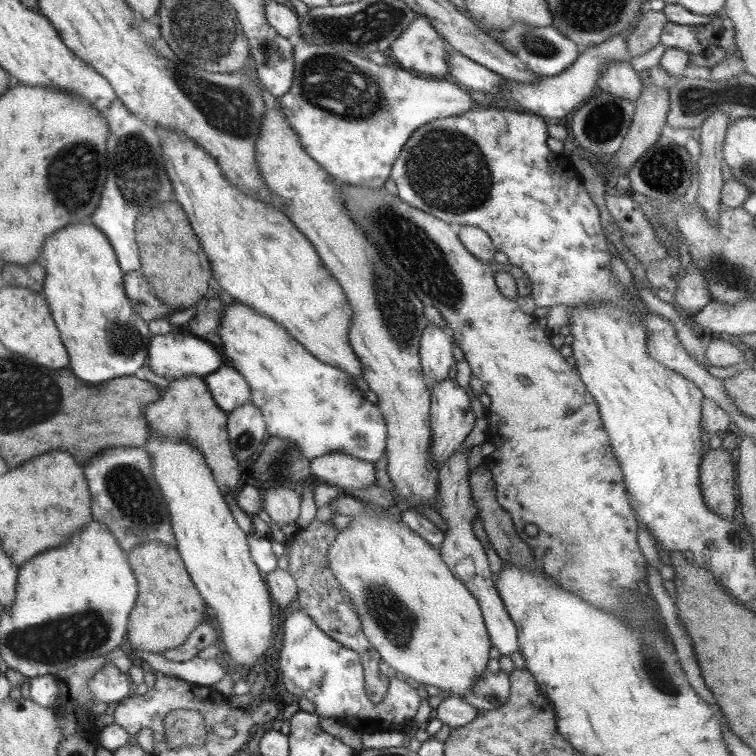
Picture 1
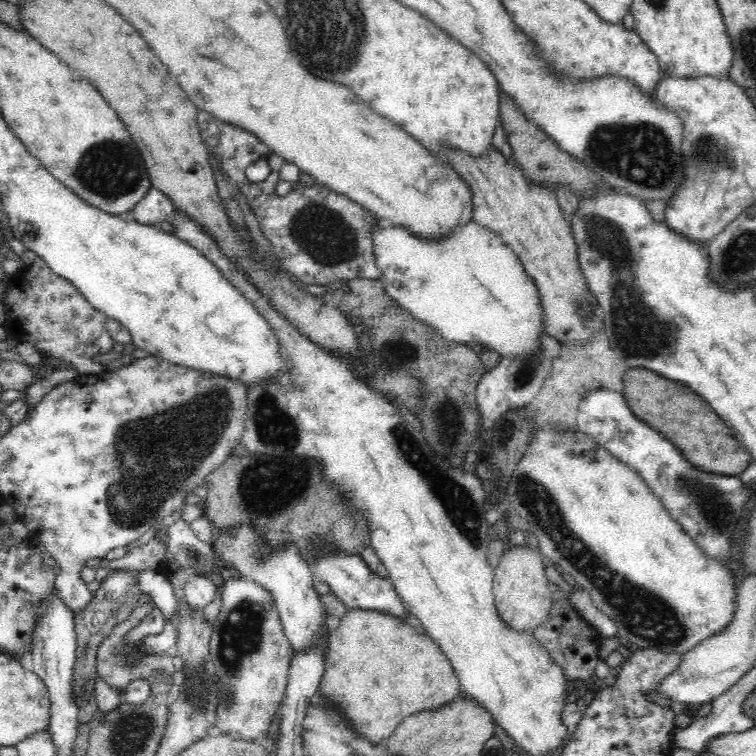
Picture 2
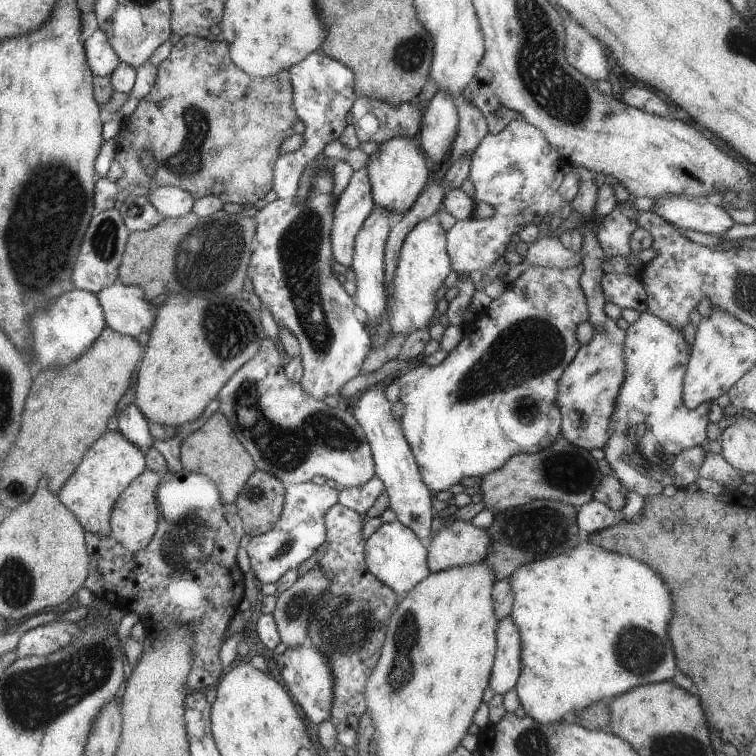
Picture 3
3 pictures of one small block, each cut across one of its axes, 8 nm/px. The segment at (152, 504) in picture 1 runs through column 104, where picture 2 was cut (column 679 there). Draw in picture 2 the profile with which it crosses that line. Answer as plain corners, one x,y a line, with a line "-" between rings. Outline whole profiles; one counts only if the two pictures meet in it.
601,387
594,392
588,392
579,403
576,431
590,436
608,449
612,456
638,473
650,490
661,500
666,512
672,516
672,520
682,526
682,530
708,558
713,558
724,565
734,560
736,554
730,550
734,550
738,542
736,538
740,536
740,532
744,532
742,522
746,520
746,506
750,502
750,492
744,488
738,476
718,476
718,474
712,476
708,472
696,470
688,460
685,460
676,445
634,416
621,391

